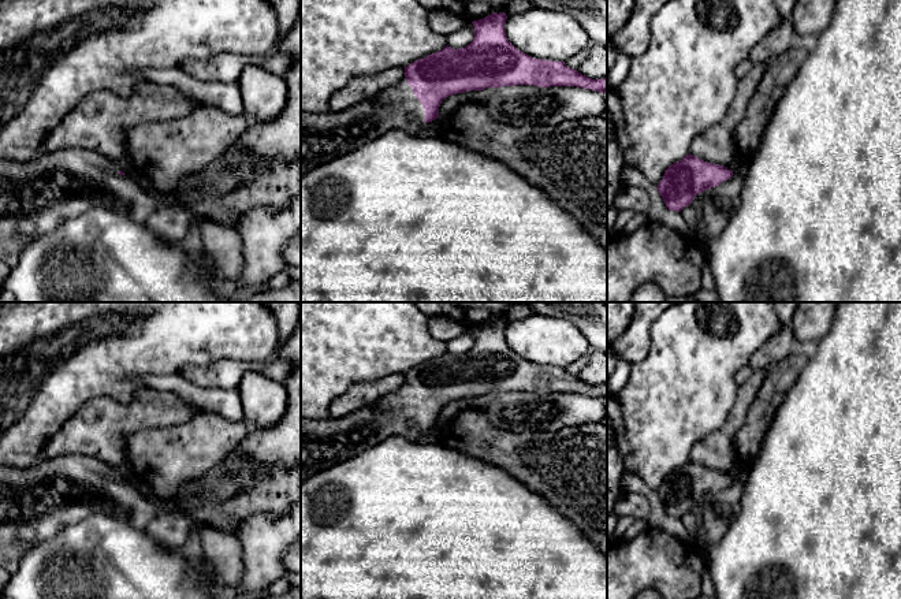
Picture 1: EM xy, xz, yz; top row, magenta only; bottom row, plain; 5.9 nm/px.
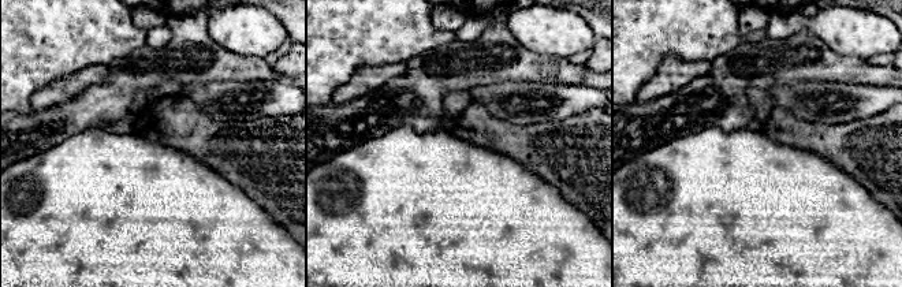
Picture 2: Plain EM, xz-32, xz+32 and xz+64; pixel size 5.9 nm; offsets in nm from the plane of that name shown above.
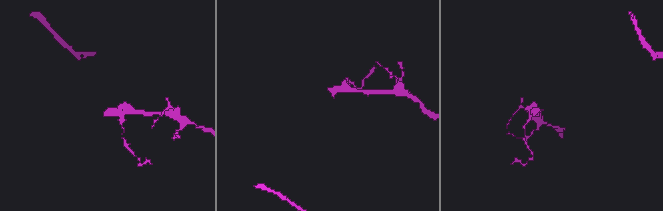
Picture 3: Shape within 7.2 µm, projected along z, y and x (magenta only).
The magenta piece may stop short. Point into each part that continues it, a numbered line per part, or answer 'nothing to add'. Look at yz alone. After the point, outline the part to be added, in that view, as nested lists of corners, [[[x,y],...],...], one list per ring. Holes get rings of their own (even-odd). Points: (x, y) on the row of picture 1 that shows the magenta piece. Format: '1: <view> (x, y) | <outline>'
nothing to add

